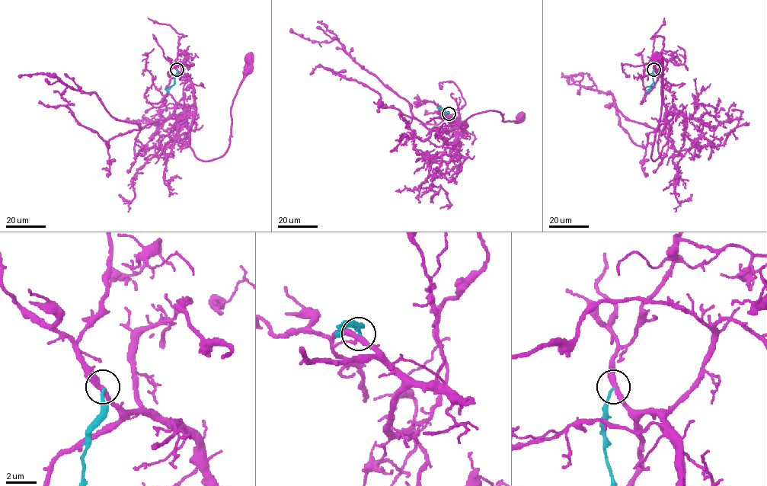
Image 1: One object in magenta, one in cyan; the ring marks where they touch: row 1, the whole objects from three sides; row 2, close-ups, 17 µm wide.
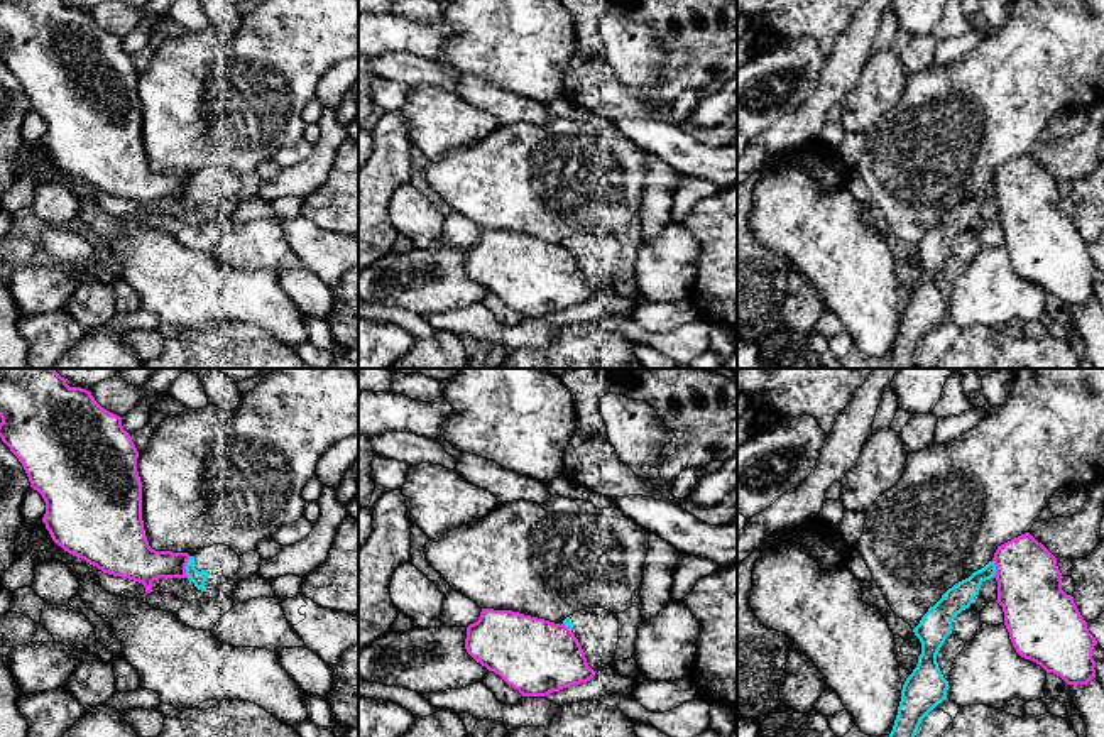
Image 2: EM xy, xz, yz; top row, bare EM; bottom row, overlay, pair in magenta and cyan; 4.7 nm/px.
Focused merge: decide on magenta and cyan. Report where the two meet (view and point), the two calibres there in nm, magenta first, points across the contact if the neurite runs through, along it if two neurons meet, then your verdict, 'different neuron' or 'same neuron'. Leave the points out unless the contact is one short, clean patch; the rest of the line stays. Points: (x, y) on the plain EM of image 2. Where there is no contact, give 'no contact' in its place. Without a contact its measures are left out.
contact xy (185, 188); calibres 190 and 70 nm; border xy (190, 178), (186, 198); different neuron

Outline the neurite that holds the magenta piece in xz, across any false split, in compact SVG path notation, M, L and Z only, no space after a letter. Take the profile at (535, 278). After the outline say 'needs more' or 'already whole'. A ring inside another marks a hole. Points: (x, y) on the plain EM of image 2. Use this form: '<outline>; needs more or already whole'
M482 230L478 242L467 248L465 270L522 318L546 318L587 304L597 294L588 287L578 260L565 245L512 232Z; already whole

